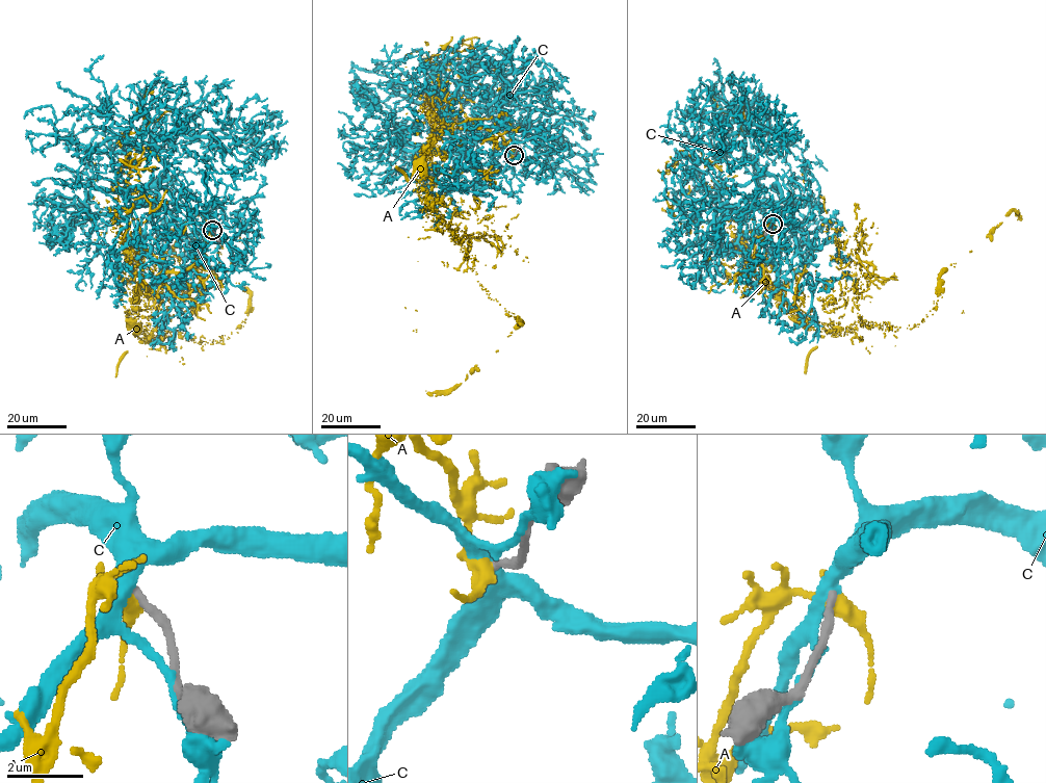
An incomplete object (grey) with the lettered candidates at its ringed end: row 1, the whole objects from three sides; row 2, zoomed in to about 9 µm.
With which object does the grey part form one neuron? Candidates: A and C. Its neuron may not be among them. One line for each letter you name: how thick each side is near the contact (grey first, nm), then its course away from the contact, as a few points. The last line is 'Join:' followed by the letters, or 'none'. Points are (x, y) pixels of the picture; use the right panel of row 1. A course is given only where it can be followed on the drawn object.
Join: none

